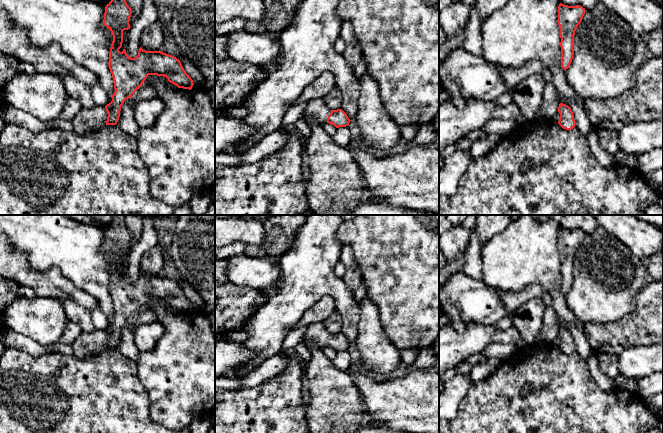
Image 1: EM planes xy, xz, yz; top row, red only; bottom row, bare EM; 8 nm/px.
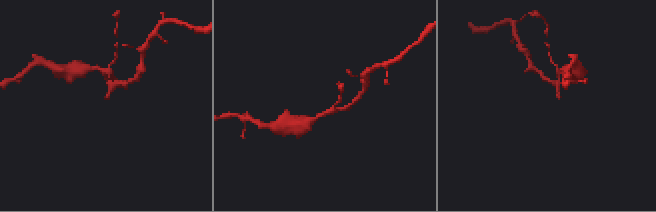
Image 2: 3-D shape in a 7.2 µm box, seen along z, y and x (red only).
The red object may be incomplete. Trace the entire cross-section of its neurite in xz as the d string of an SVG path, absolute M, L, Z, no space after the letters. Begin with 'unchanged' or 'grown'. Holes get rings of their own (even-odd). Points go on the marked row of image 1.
grown; M321 98L307 102L303 116L306 120L314 118L321 125L329 123L336 128L346 127L351 121L342 109L331 110Z

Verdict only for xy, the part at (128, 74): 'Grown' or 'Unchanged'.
Grown

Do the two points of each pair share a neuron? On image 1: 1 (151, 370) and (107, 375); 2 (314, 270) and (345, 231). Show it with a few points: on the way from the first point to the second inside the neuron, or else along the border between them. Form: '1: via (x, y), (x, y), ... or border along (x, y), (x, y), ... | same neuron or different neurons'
1: border along (135, 361), (138, 379), (148, 393) | different neurons
2: border along (339, 225), (335, 236), (343, 244) | different neurons

